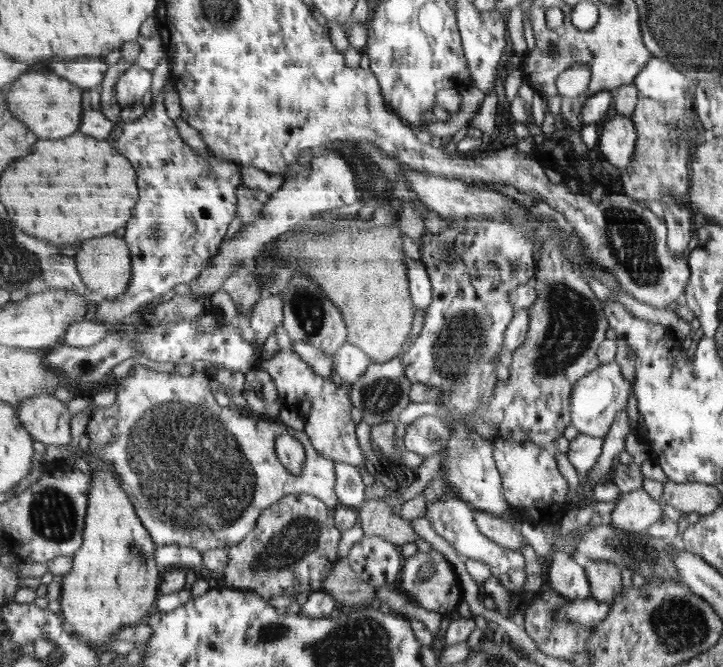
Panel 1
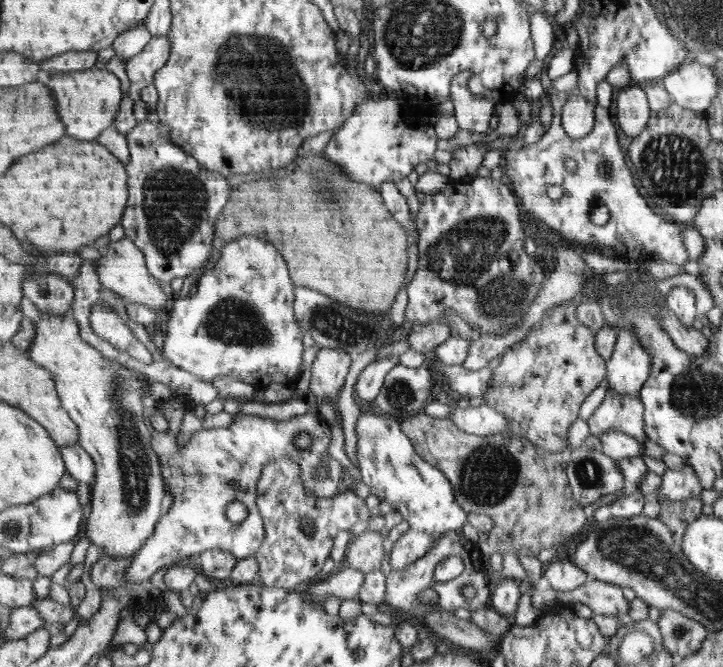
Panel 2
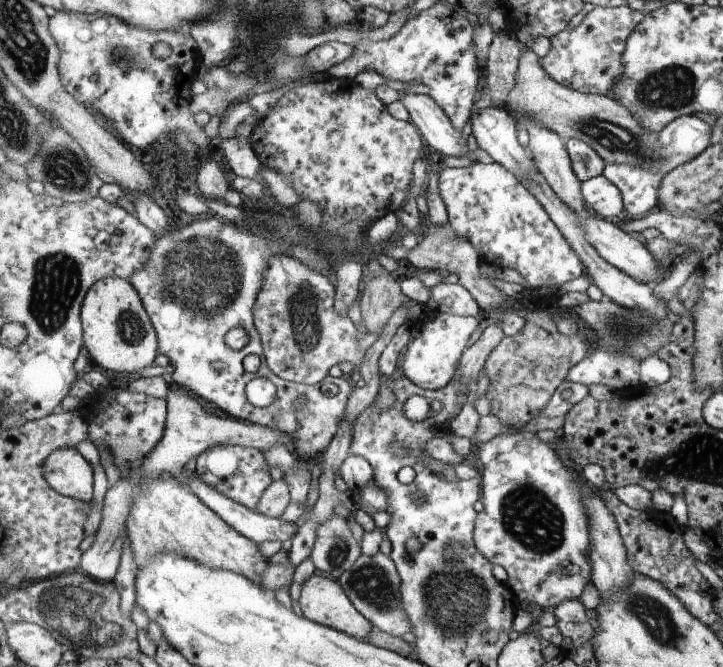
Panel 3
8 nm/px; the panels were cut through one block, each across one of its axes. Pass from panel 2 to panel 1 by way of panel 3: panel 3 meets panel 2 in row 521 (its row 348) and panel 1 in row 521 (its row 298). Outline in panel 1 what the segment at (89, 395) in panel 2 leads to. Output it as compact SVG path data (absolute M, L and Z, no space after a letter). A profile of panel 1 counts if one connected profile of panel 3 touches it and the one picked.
M89 456L89 461L90 461L90 466L92 467L92 470L95 471L95 473L92 474L92 487L90 488L90 494L89 494L89 500L88 500L88 511L86 514L86 527L84 528L84 542L82 544L82 547L73 555L74 557L74 565L73 568L63 577L61 580L62 583L62 588L61 588L61 610L62 610L62 617L65 620L65 624L67 625L67 628L73 630L75 633L80 635L82 637L82 640L84 639L85 643L88 644L86 641L93 641L96 642L96 647L91 648L96 648L100 645L103 644L103 642L109 642L112 640L115 634L119 634L119 632L125 630L125 628L129 628L131 625L136 625L137 623L143 623L146 622L147 618L149 617L149 614L152 612L153 608L155 608L157 604L157 596L160 596L161 590L160 590L160 584L161 582L161 572L159 572L159 566L157 566L157 561L155 558L155 553L156 553L156 548L155 548L155 542L153 538L151 538L150 533L147 530L147 527L142 523L142 520L140 519L140 516L138 515L138 512L136 511L134 502L130 499L130 494L123 488L122 485L122 480L118 477L117 473L114 473L111 469L110 466L108 465L108 462L105 459L102 459L101 457L91 457Z

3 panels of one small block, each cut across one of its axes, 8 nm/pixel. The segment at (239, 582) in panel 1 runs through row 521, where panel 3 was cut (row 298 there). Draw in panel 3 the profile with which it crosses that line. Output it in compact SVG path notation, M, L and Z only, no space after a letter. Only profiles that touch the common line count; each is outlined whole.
M277 254L263 276L262 292L254 310L255 326L264 346L265 359L281 378L306 385L319 384L333 364L350 362L358 369L367 349L361 348L362 327L335 310L336 286L305 262Z

